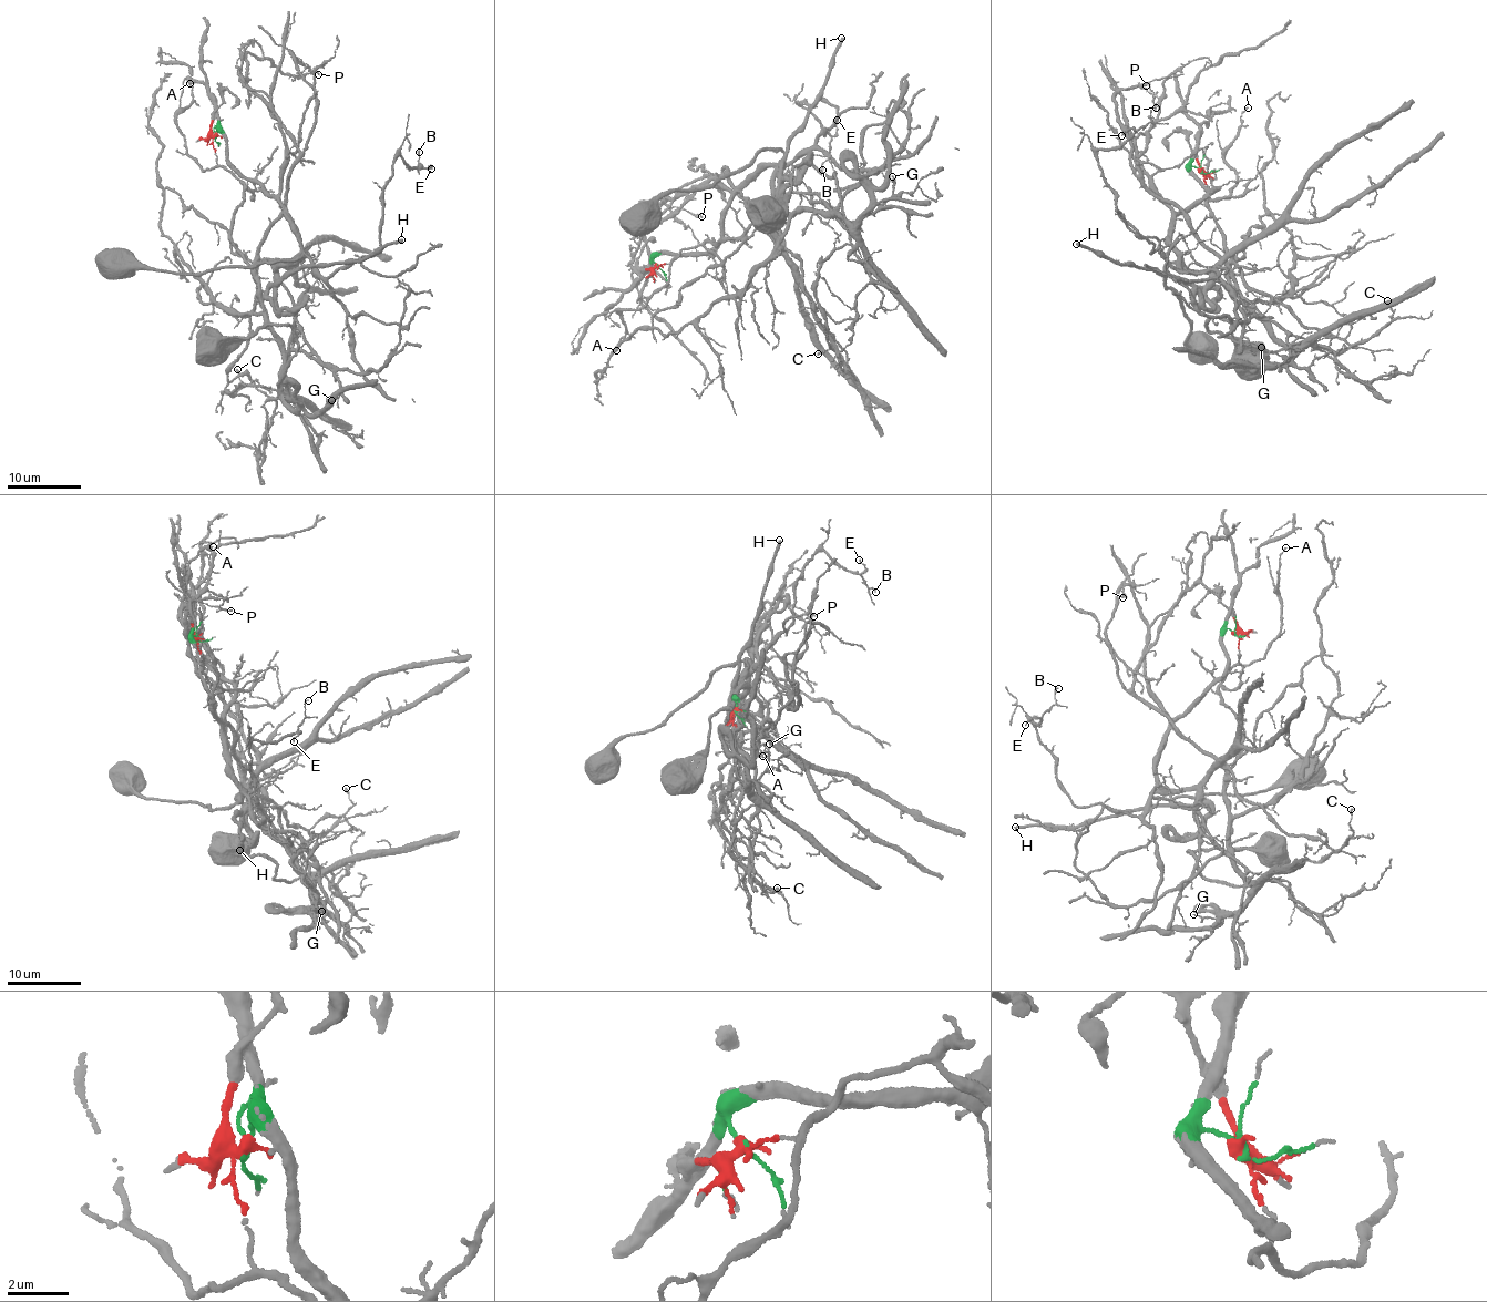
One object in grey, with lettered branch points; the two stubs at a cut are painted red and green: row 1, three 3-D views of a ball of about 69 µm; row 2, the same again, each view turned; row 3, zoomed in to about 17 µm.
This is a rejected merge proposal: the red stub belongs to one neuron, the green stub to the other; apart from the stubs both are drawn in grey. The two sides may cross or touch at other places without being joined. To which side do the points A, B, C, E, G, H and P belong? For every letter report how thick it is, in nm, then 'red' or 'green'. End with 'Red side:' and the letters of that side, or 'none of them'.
A: 130 nm | red
B: 80 nm | green
C: 170 nm | red
E: 110 nm | green
G: 110 nm | red
H: 320 nm | green
P: 100 nm | red
Red side: A, C, G, P

